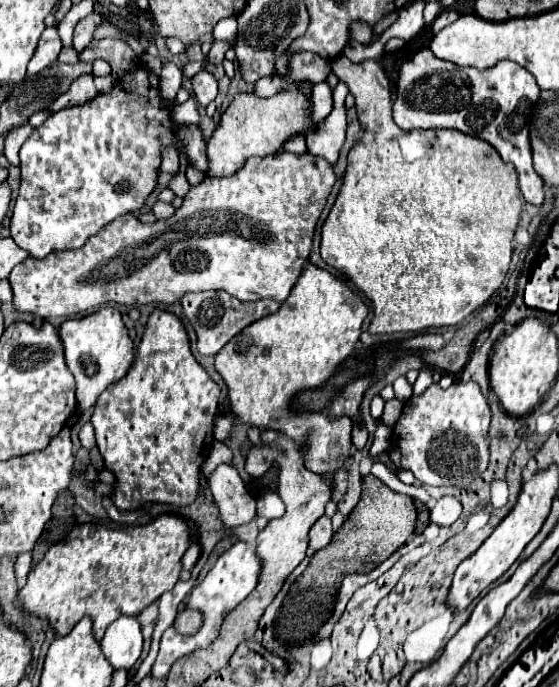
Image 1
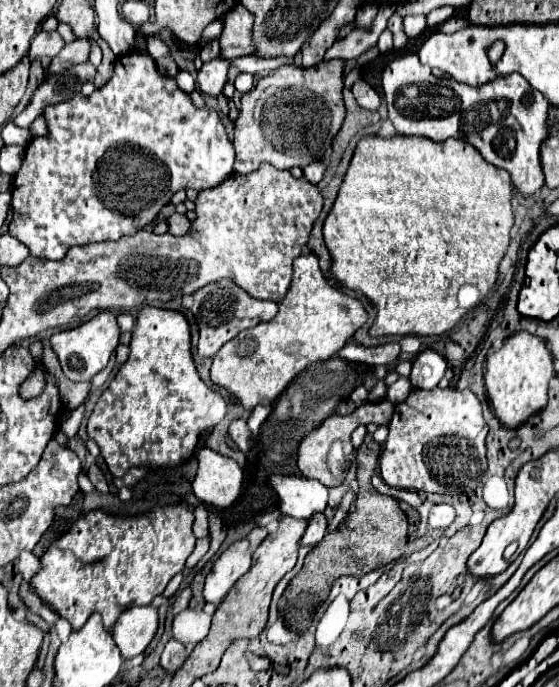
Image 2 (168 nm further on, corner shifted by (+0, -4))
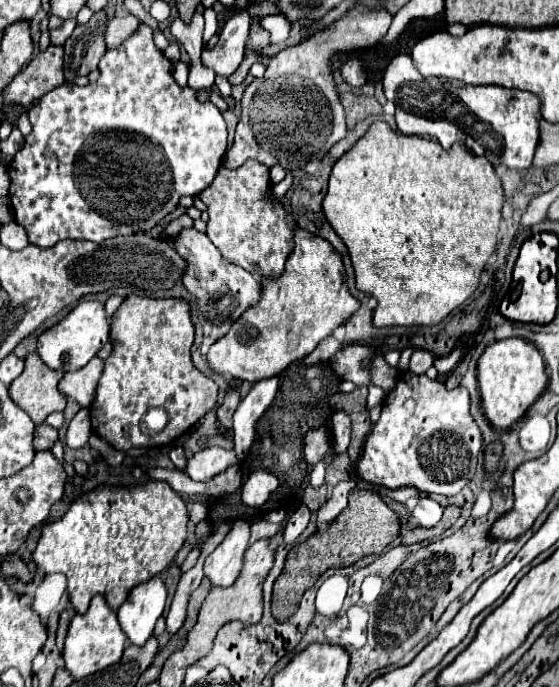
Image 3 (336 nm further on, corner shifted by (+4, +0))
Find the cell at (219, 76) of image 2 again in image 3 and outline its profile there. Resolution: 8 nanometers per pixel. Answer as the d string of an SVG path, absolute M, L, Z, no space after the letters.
M240 11L240 13L232 15L220 31L218 45L208 51L202 51L204 67L212 69L216 75L230 77L238 69L238 65L244 57L248 27L250 27L248 11Z

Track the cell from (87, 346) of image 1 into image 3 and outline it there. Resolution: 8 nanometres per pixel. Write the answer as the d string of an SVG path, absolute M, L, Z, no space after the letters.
M82 301L66 319L62 319L52 329L44 331L38 337L38 355L48 367L56 367L62 371L78 371L82 369L110 339L110 323L104 311L104 303L100 301Z

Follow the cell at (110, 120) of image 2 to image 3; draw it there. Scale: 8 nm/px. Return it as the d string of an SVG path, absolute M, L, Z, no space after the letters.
M140 25L138 31L126 39L120 47L108 49L104 57L100 59L100 77L96 83L88 83L86 87L78 85L60 85L52 91L48 91L38 103L34 103L28 109L28 117L32 123L32 133L26 137L24 147L16 153L16 157L8 165L10 173L10 205L14 211L14 221L26 229L28 241L36 247L50 249L58 241L64 239L88 239L94 243L102 243L106 239L118 237L118 235L130 235L130 233L140 233L140 231L150 231L156 223L160 223L168 213L172 213L178 205L178 199L184 195L200 195L202 189L206 189L212 181L218 169L222 167L222 161L226 157L226 123L222 113L218 111L216 105L212 103L200 103L196 99L196 91L190 87L178 87L170 69L170 61L164 57L162 51L154 45L152 29L146 25Z

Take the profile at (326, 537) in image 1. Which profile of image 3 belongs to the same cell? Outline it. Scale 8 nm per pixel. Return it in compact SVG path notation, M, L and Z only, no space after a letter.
M300 505L300 507L290 515L290 519L288 519L288 523L286 523L286 529L284 529L284 535L282 535L282 537L284 537L284 543L294 543L294 541L298 539L298 535L304 533L304 529L308 527L310 517L312 517L310 509L308 509L306 505Z

